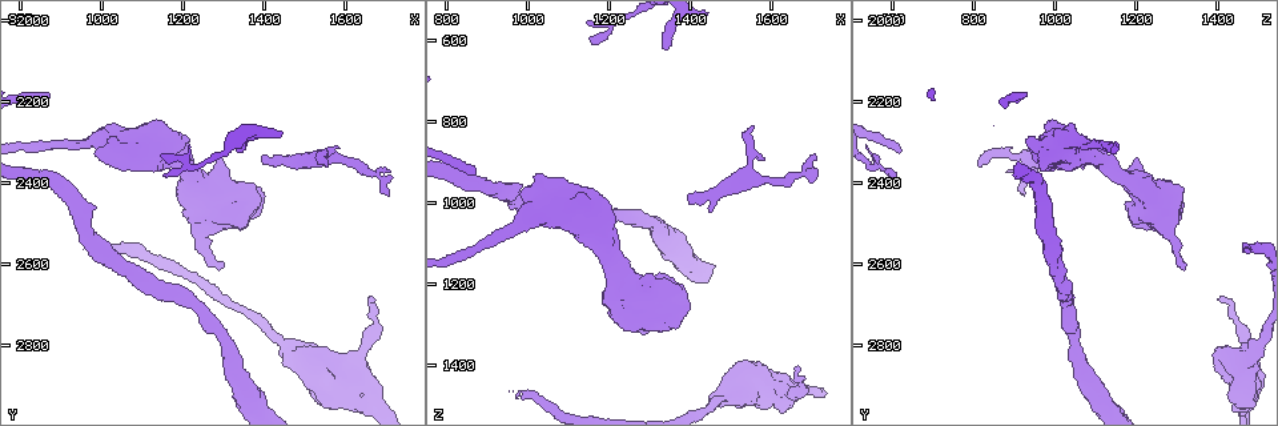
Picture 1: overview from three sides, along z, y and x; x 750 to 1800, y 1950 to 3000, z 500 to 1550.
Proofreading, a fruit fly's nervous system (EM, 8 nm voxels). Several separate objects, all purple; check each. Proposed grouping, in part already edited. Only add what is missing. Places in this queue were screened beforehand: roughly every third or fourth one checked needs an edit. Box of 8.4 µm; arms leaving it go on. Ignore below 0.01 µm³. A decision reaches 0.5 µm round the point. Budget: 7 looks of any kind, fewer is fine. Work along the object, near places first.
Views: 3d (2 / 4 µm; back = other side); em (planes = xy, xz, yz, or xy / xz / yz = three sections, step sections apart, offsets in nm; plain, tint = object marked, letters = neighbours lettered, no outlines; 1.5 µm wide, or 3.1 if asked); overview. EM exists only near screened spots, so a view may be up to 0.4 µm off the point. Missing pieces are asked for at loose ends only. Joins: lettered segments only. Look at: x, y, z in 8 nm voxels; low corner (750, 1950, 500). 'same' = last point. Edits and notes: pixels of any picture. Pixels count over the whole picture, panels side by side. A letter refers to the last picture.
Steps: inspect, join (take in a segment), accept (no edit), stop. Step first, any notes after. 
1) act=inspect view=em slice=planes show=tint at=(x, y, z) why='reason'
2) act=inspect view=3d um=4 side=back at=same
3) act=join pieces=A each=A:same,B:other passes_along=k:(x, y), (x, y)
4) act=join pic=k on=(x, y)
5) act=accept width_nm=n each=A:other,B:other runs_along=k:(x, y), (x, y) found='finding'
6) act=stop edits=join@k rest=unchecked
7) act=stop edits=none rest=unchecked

act=inspect view=em slice=planes show=letters at=(975, 2570, 1465) why='long arm stops here'

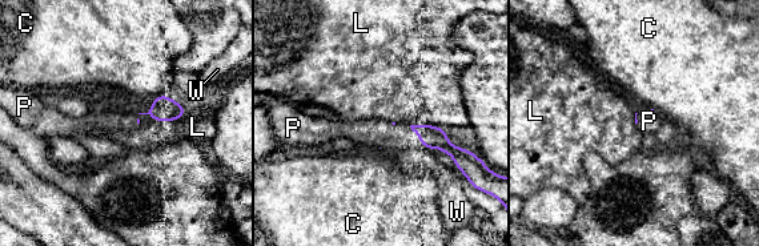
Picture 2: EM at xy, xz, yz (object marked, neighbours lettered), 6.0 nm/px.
act=join pieces=P each=C:other,L:other,P:same,W:other found='the neuron continues'

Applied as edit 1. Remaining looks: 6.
act=inspect view=overview why='redraw'

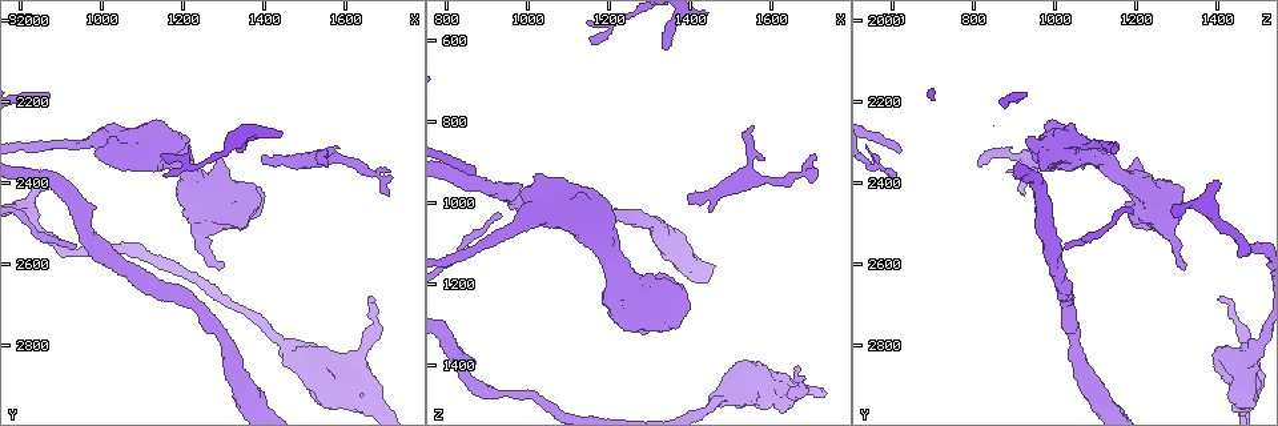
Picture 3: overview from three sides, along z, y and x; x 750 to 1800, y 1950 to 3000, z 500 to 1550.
act=inspect view=em slice=xz step=4 show=tint at=(1670, 2685, 1400) why='branch stops here'

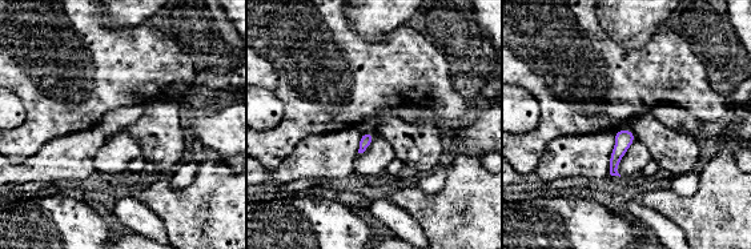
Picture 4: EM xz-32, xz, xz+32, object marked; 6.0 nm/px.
act=inspect view=em slice=xz step=4 show=letters at=same

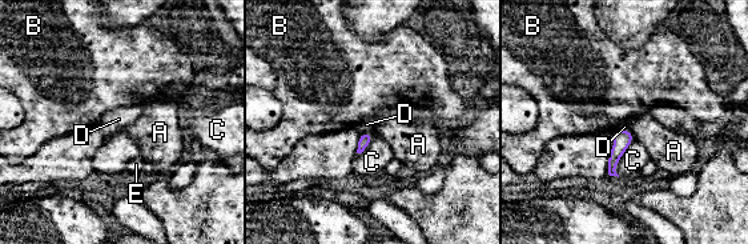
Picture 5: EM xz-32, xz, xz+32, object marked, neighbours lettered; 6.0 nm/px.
act=accept each=A:other,B:other,C:other,D:other,E:other border=5:(372, 132), (361, 135) found='none of them fits'

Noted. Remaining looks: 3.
act=inspect view=em slice=yz step=8 show=letters at=(1705, 2375, 885) why='thin end'

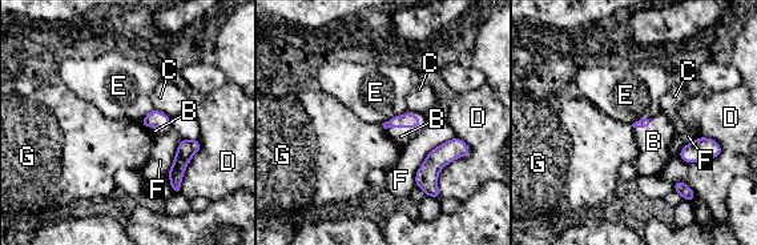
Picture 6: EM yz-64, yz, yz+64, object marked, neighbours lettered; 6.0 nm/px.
act=join pieces=B each=B:same,C:other,D:other,E:other,F:other,G:other passes_along=6:(409, 120), (405, 127), (401, 136) found='it goes on there'

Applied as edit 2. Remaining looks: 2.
act=stop edits=join@2,join@6 rest=unchecked

